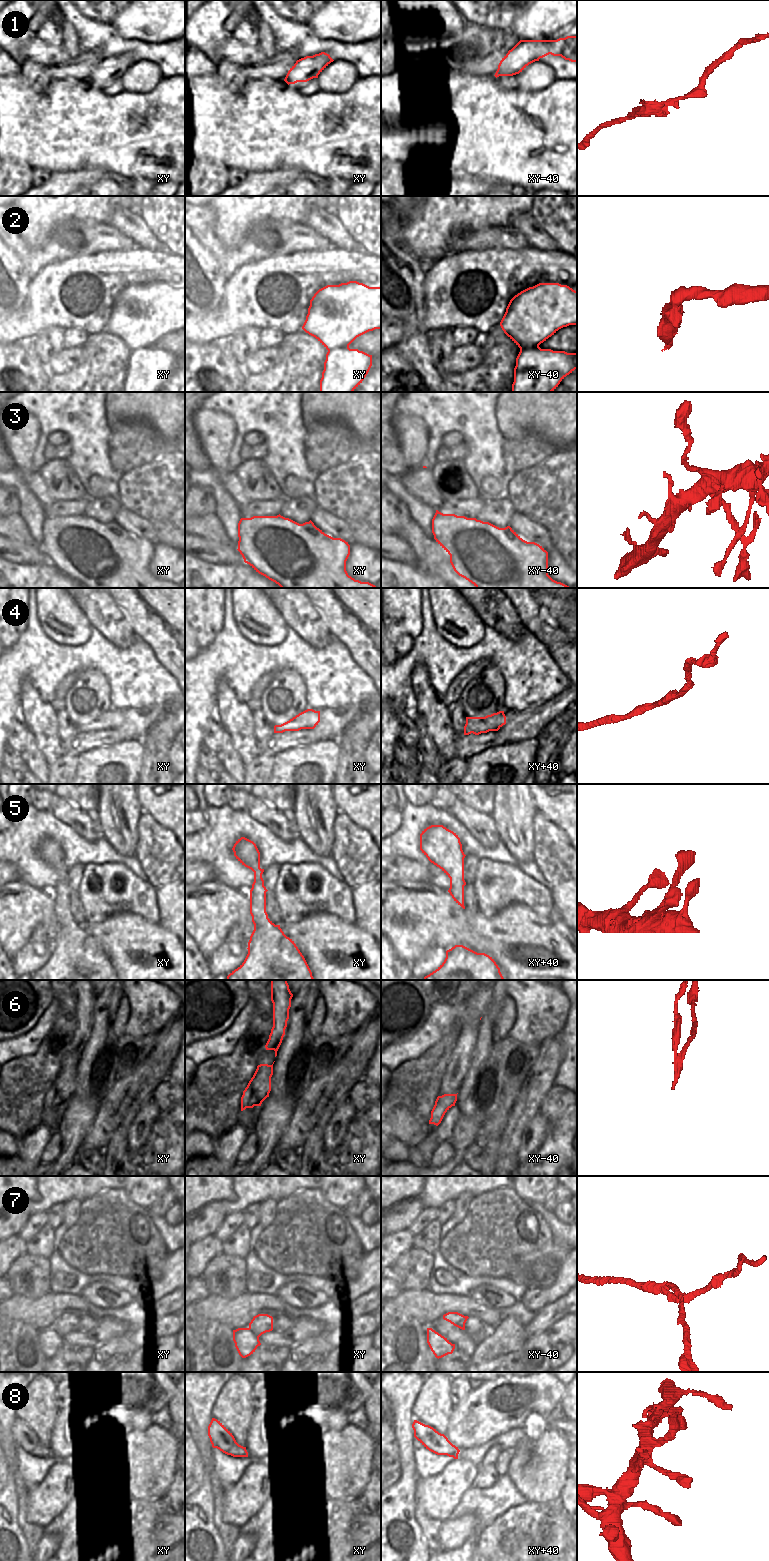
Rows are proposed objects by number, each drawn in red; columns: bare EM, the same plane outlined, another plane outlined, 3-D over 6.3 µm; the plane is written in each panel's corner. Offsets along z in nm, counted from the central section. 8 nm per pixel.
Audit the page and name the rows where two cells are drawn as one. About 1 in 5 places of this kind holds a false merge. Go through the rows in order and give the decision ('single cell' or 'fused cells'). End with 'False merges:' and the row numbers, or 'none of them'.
1: single cell
2: single cell
3: single cell
4: single cell
5: single cell
6: fused cells
7: fused cells
8: single cell
False merges: 6, 7

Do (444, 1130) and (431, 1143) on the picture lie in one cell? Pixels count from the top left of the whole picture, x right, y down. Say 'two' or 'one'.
two

